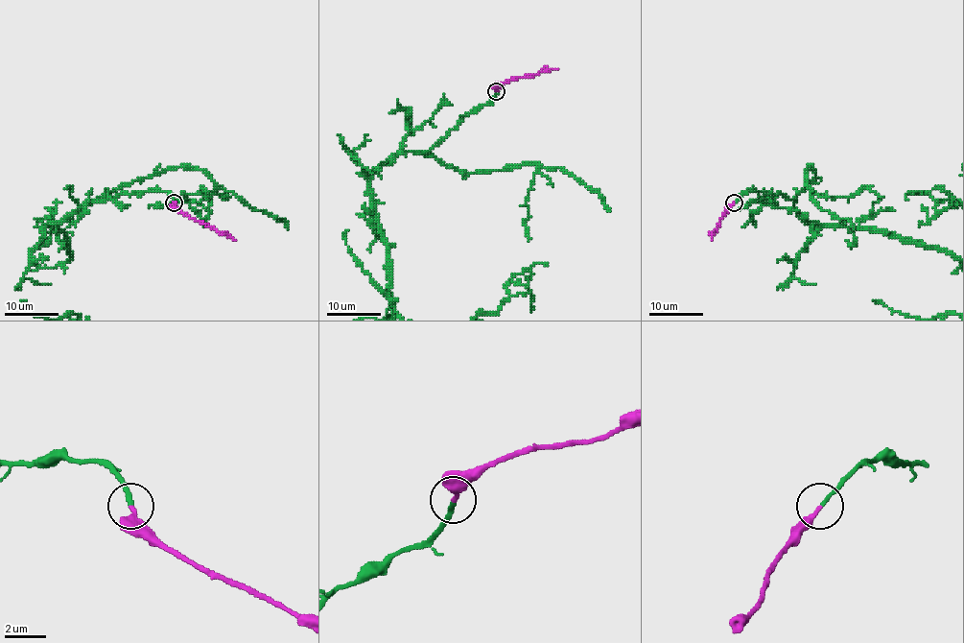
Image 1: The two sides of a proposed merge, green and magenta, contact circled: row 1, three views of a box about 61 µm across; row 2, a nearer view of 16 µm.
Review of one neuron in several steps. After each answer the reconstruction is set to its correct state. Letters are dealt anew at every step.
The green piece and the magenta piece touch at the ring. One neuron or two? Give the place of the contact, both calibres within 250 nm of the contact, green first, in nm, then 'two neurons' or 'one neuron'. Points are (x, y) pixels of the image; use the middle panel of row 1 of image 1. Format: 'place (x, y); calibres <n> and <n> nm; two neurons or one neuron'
place (496, 91); calibres 200 and 280 nm; one neuron

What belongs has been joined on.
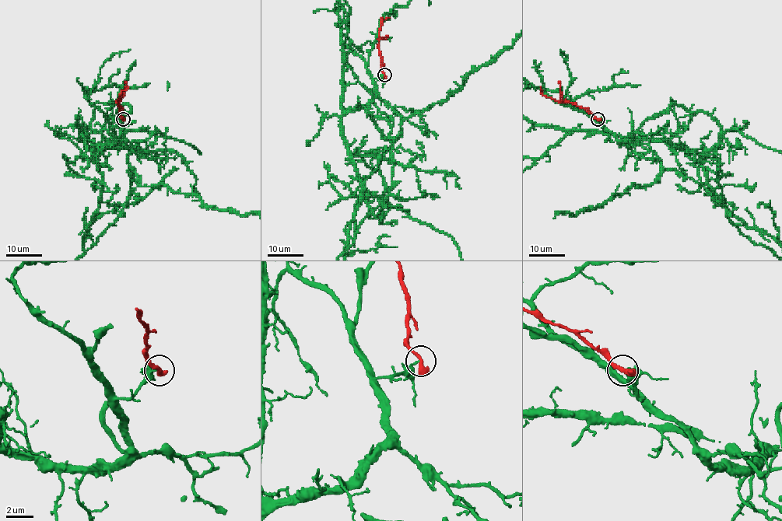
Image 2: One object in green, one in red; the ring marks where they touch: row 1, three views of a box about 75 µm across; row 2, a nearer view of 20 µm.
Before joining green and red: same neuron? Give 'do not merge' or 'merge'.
do not merge

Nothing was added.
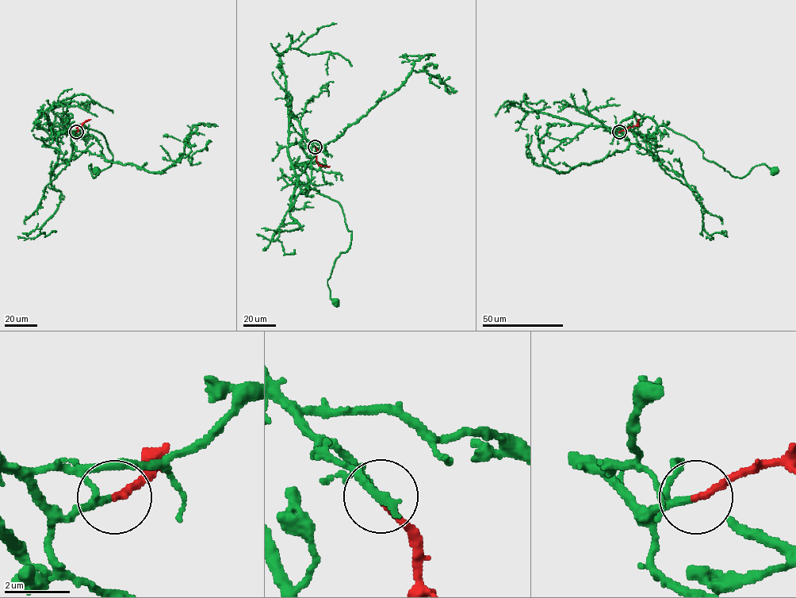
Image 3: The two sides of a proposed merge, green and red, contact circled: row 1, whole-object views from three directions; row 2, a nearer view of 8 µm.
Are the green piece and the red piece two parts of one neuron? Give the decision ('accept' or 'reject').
accept

